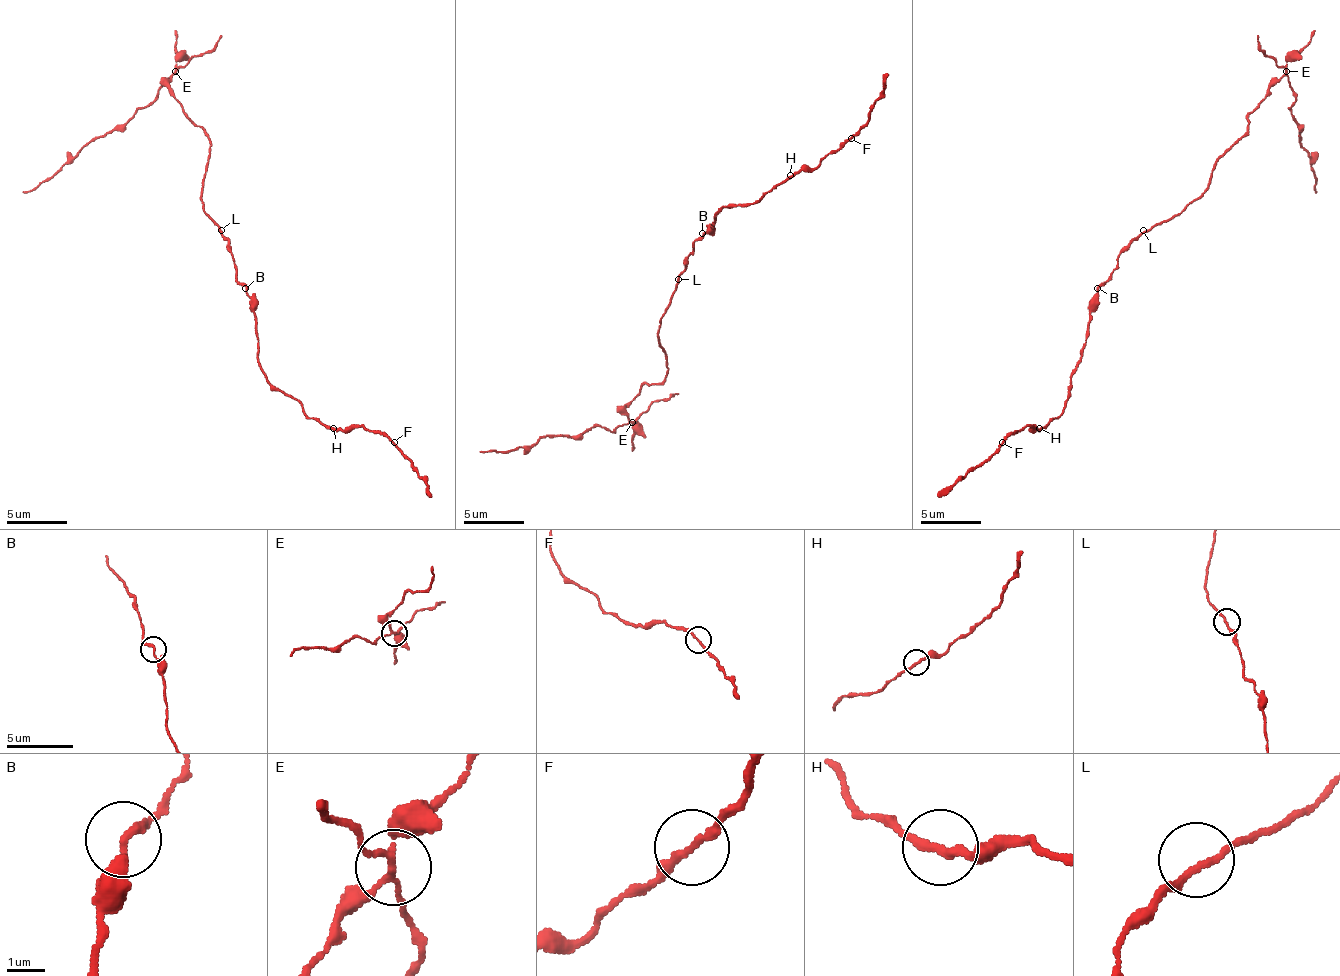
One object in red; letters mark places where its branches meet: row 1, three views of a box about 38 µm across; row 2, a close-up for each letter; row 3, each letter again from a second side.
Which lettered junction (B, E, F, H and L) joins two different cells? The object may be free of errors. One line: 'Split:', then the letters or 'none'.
Split: E

